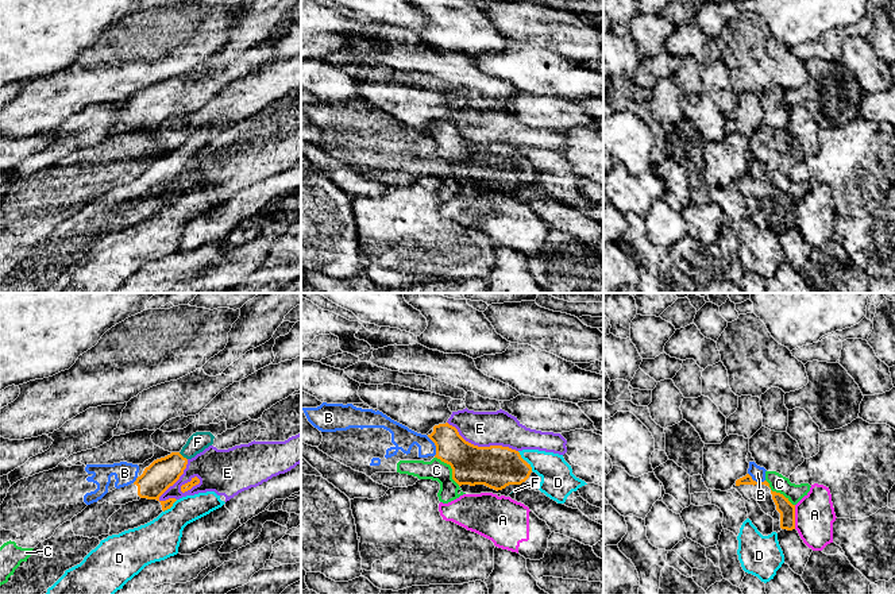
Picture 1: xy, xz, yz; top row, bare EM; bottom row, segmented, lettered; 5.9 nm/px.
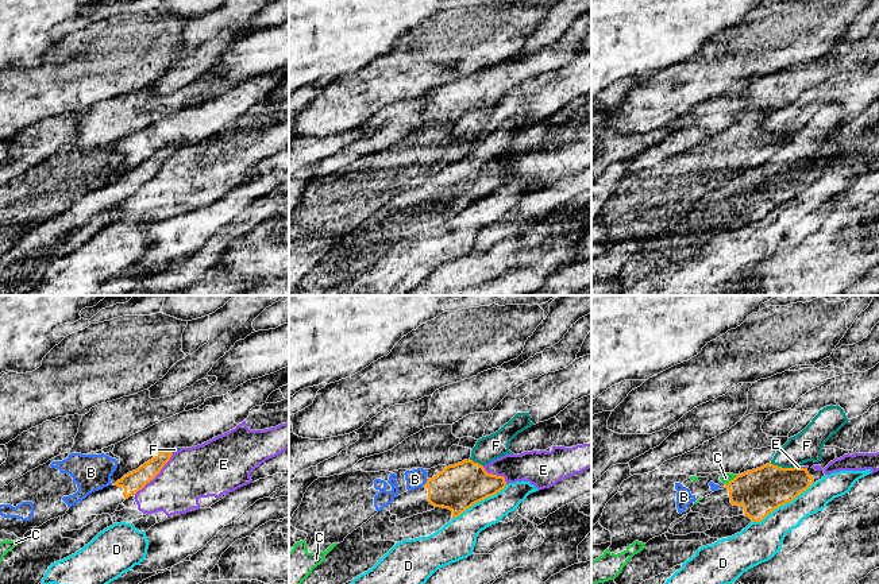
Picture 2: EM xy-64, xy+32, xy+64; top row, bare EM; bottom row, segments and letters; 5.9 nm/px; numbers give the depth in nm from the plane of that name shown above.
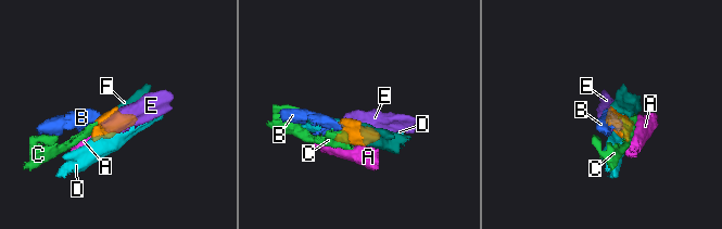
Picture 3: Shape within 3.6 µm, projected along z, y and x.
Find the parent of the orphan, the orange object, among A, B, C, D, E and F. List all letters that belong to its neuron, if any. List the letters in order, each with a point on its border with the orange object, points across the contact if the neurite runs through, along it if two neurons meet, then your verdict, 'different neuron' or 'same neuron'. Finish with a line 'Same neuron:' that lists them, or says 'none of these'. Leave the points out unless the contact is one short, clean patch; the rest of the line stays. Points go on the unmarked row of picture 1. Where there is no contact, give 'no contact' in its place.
A: yz (794, 215) | along yz (794, 203), (795, 226) | different neuron
B: xz (435, 142) | along xz (427, 134), (435, 143), (435, 153) | different neuron
C: xz (451, 165) | along xz (435, 154), (450, 164), (451, 174), (459, 182) | different neuron
D: xy (170, 204) | different neuron
E: xz (482, 145) | different neuron
F: xy (181, 153) | across xy (161, 172), (181, 153), (197, 139) | same neuron
Same neuron: F

